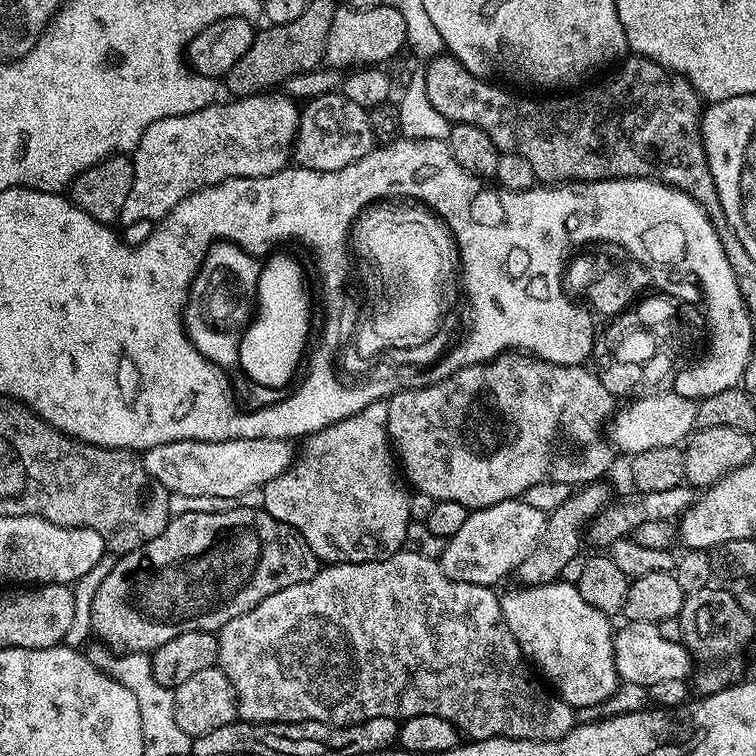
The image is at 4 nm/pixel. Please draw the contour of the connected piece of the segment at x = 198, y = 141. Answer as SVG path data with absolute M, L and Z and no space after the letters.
M270 91L258 96L232 98L227 101L229 104L217 102L202 110L194 110L194 114L162 118L146 126L138 146L130 156L134 166L134 186L130 186L130 198L126 198L126 206L122 206L119 223L140 224L143 220L158 222L174 206L178 206L182 198L198 190L234 178L273 176L275 172L289 167L294 156L294 141L302 124L302 112L296 109L297 101L291 95L276 95L280 94Z

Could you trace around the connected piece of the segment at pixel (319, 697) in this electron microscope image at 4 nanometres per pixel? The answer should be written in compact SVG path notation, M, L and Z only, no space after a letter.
M407 550L395 552L384 560L374 562L329 564L321 567L320 571L314 574L314 578L310 578L310 582L286 586L286 590L270 594L261 604L254 606L254 610L226 622L226 626L218 633L218 667L226 674L226 678L230 678L230 686L234 686L237 717L250 720L254 724L307 720L327 724L357 724L370 718L394 718L399 721L409 716L434 714L473 728L476 734L484 738L505 736L511 740L556 740L573 728L574 710L555 691L548 690L548 693L544 693L545 685L538 679L533 665L520 649L516 634L512 632L500 609L501 597L492 592L495 591L483 584L451 580L435 559Z

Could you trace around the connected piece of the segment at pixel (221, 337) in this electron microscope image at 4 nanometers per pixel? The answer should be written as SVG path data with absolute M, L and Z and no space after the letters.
M215 239L208 248L200 273L192 279L192 286L188 290L188 300L184 303L184 330L192 345L204 355L204 359L209 365L215 366L218 362L234 360L234 340L230 336L226 337L230 330L230 322L216 322L216 334L206 332L206 326L202 324L202 316L200 316L200 302L198 302L198 298L202 294L202 286L206 280L208 282L254 282L256 264L248 262L248 258L246 258L253 252L253 249L250 246L235 244L232 240Z

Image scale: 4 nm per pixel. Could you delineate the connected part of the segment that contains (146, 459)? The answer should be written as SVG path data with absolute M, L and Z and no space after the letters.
M238 438L222 442L198 442L197 440L166 442L162 446L154 446L143 453L142 467L148 471L150 478L162 482L162 486L166 486L170 494L177 492L187 496L217 496L239 501L242 494L255 488L263 488L292 464L294 459L292 447L289 441L270 438Z

